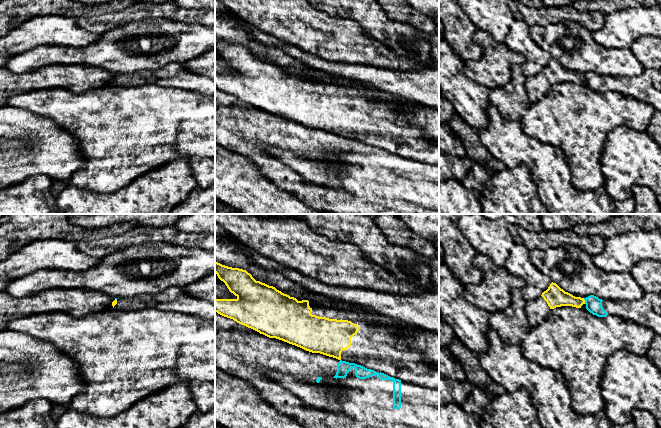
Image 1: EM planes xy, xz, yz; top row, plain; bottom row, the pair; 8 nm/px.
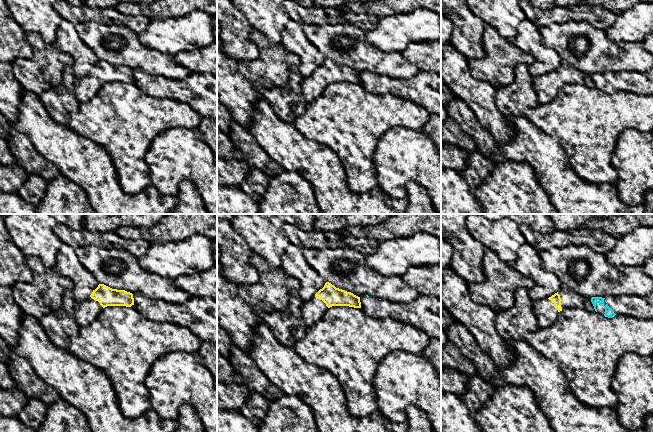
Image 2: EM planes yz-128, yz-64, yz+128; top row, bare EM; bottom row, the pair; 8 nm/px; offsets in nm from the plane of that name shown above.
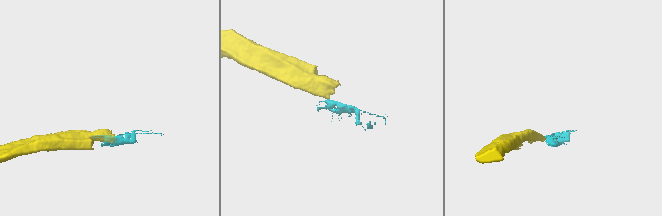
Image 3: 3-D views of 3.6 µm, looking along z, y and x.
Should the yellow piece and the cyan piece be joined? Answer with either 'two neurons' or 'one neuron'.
two neurons

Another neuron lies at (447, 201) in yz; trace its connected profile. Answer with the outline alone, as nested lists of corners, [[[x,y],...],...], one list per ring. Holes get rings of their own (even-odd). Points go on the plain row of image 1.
[[[439,181],[439,214],[482,214],[478,196],[461,182]]]

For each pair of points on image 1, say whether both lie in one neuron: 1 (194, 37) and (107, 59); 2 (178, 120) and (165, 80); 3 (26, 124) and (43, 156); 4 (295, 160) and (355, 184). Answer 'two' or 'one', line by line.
1: one
2: two
3: one
4: two

